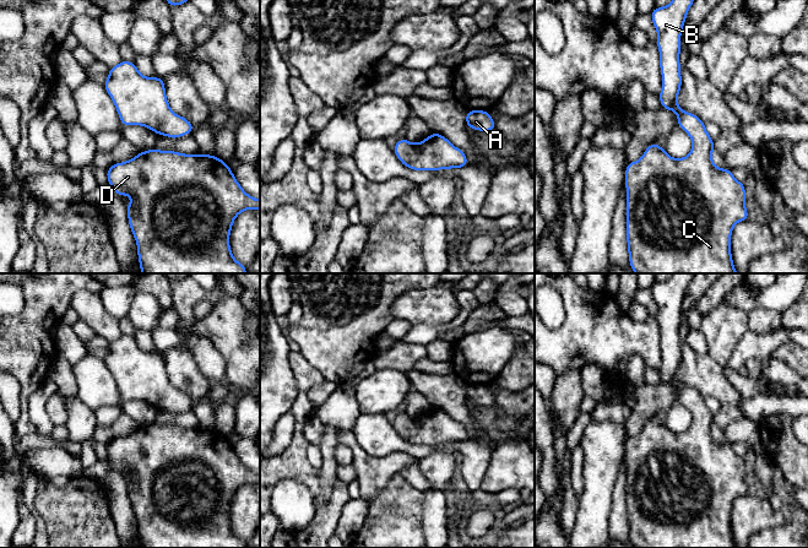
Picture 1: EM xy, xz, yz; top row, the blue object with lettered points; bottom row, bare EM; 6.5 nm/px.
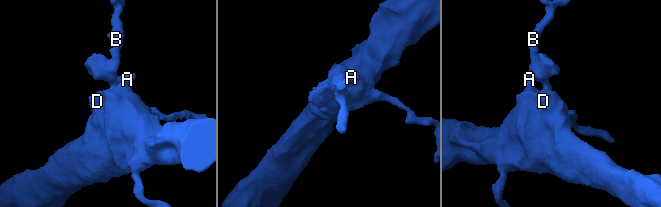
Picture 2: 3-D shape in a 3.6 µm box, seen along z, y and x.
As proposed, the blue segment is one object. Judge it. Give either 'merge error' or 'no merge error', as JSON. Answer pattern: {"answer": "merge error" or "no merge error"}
{"answer": "no merge error"}

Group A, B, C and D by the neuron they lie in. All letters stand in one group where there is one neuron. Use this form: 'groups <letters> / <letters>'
groups A B C D

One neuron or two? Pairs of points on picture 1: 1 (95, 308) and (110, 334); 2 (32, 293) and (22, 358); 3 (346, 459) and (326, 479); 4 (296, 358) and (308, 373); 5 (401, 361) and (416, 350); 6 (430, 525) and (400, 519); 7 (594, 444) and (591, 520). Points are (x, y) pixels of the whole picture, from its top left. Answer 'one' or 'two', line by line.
1: one
2: one
3: two
4: one
5: one
6: two
7: one

